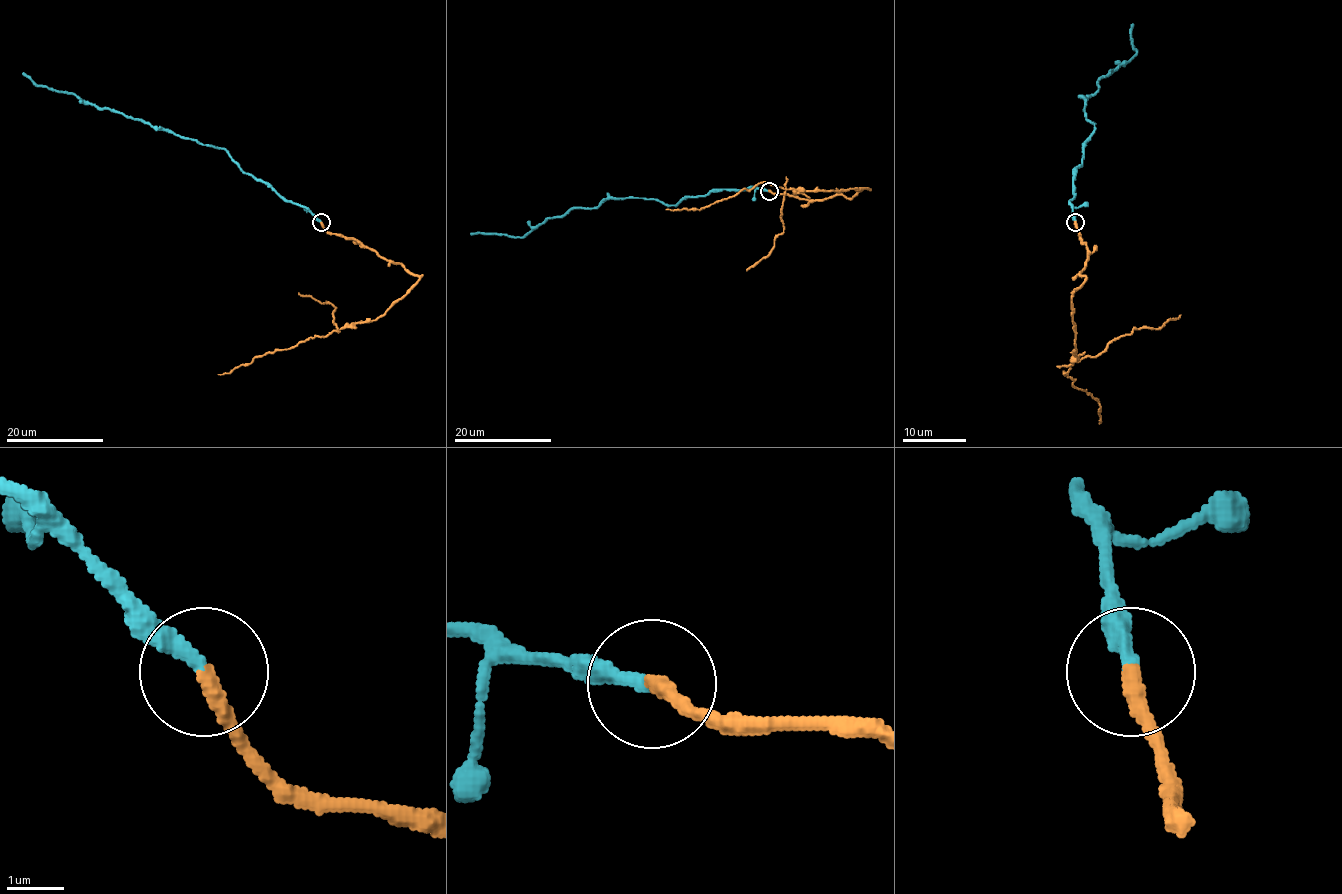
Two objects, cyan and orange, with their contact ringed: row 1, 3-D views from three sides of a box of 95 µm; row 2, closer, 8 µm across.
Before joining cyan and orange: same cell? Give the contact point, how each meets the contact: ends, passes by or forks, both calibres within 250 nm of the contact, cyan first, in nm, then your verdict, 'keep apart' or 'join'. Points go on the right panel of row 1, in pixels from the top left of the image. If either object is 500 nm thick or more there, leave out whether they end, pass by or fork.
(1075, 222) | cyan ends | orange ends | 260/280 nm | keep apart

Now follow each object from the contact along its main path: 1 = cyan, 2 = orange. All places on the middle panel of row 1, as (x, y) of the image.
1: (769, 191), (752, 186), (716, 190), (671, 205), (607, 198), (597, 207), (546, 217), (522, 237), (470, 233)
2: (769, 191), (821, 201), (834, 194), (851, 198), (867, 188), (801, 191), (768, 181), (701, 209), (666, 209)

